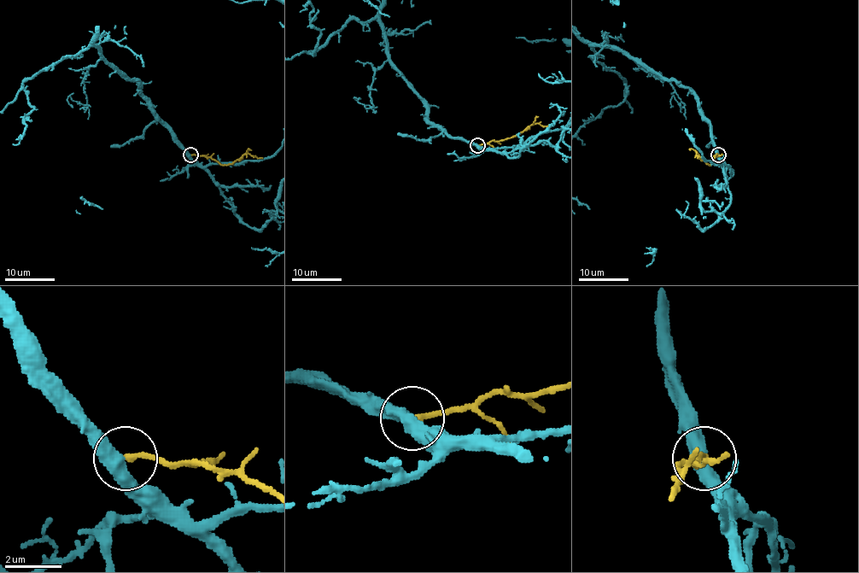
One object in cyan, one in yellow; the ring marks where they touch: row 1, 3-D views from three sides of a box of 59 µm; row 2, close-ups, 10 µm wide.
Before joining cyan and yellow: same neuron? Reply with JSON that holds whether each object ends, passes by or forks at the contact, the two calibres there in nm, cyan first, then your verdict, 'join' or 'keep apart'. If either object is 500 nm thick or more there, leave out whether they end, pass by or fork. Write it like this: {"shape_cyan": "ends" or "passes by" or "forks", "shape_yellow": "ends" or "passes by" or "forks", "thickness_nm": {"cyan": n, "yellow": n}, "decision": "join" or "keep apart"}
{"shape_cyan": "passes by", "shape_yellow": "ends", "thickness_nm": {"cyan": 440, "yellow": 200}, "decision": "keep apart"}

